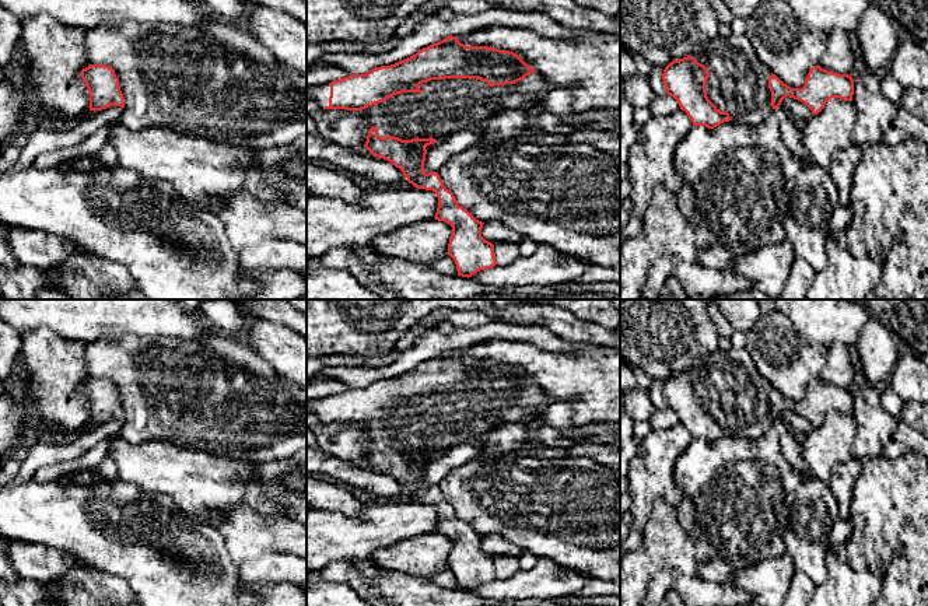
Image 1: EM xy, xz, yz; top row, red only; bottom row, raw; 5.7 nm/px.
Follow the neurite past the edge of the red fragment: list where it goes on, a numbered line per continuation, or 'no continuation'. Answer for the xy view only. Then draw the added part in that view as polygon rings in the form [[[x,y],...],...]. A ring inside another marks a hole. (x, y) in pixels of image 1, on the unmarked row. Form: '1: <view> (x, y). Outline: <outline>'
no continuation

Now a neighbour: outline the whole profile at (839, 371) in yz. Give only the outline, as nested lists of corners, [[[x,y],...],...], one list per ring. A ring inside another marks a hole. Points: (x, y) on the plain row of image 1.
[[[834,343],[824,354],[826,365],[820,374],[822,382],[848,389],[858,383],[858,374],[852,362],[854,348]]]

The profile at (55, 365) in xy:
[[[39,327],[21,334],[21,358],[28,379],[27,406],[38,404],[42,421],[55,428],[62,438],[90,424],[90,406],[81,383],[91,376],[85,371],[85,348],[81,340],[69,340],[50,329]]]

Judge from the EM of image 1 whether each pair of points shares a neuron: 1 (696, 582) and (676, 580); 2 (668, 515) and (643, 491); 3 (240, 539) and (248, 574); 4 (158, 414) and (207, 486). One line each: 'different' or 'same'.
1: same
2: different
3: different
4: different

